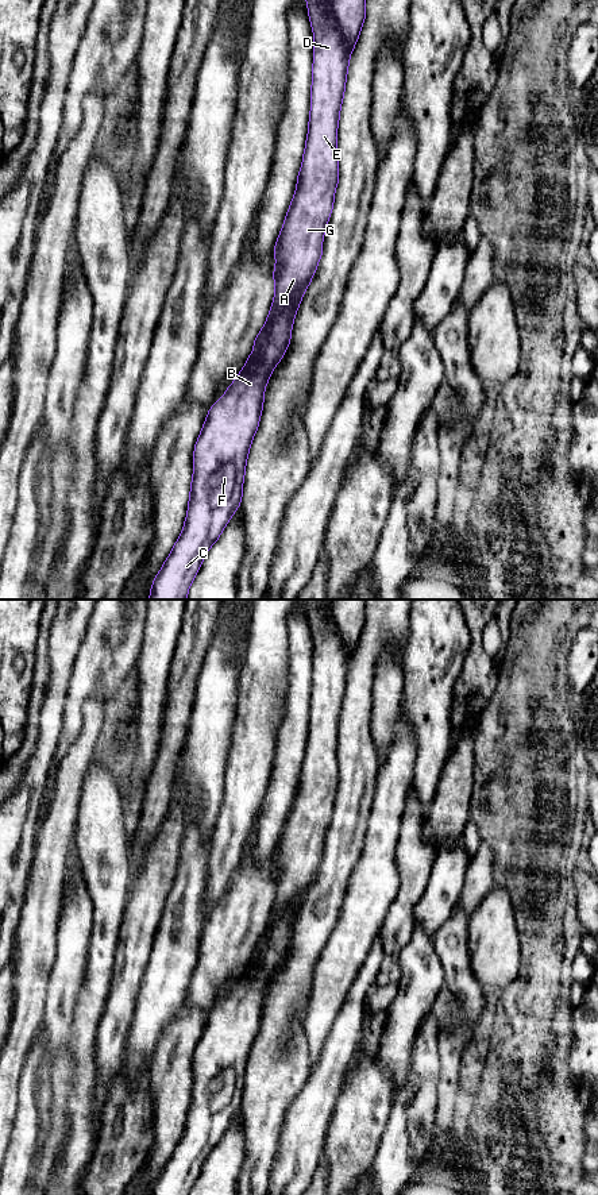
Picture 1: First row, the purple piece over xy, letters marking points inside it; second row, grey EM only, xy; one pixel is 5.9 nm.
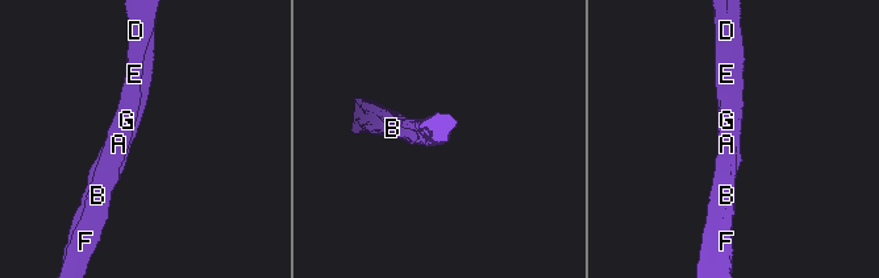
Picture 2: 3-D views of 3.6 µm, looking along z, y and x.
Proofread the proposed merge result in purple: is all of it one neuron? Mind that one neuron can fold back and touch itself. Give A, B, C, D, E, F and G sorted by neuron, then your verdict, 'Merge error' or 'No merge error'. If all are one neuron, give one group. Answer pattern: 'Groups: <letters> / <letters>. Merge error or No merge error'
Groups: A D E G / B C F. Merge error

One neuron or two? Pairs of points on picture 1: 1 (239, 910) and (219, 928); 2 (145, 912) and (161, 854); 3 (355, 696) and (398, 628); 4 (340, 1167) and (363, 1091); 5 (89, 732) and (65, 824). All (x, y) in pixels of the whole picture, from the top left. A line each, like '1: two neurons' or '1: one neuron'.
1: one neuron
2: one neuron
3: one neuron
4: one neuron
5: one neuron

